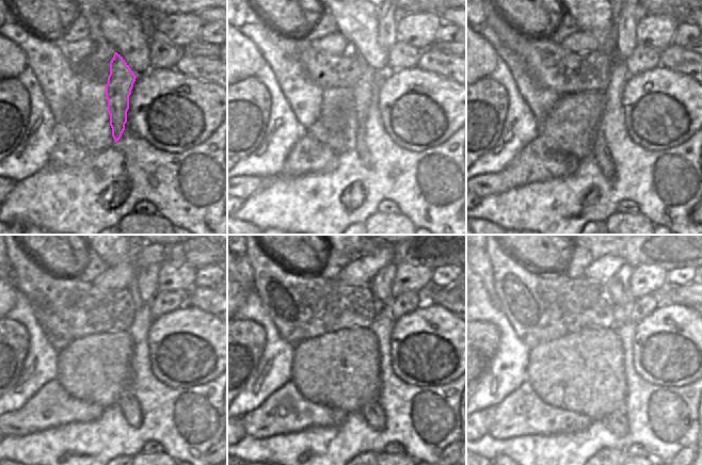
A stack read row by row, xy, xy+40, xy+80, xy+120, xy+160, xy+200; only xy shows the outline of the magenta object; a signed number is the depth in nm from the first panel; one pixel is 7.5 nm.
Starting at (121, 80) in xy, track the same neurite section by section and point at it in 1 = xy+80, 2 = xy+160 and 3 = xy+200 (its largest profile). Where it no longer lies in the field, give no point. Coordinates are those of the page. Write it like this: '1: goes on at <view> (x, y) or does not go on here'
1: goes on at xy+80 (604, 160)
2: goes on at xy+160 (372, 413)
3: goes on at xy+200 (618, 422)

